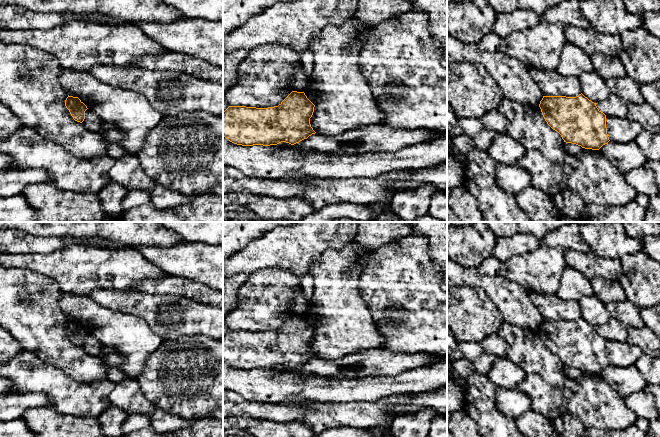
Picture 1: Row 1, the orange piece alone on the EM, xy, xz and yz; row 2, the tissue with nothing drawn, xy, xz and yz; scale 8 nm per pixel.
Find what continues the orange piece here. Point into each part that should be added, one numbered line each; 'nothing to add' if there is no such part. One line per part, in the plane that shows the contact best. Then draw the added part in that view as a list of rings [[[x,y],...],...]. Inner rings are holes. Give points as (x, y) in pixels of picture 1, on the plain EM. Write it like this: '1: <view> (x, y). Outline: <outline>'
nothing to add

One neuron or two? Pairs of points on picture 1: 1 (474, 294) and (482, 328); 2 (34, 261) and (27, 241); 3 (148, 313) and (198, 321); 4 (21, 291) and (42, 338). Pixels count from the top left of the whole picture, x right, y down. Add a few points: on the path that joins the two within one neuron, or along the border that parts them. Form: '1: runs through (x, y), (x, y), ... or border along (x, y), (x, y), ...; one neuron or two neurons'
1: runs through (474, 302), (474, 320); one neuron
2: border along (54, 250), (48, 253), (10, 254); two neurons
3: runs through (160, 315), (186, 317); one neuron
4: runs through (25, 303), (39, 326); one neuron

